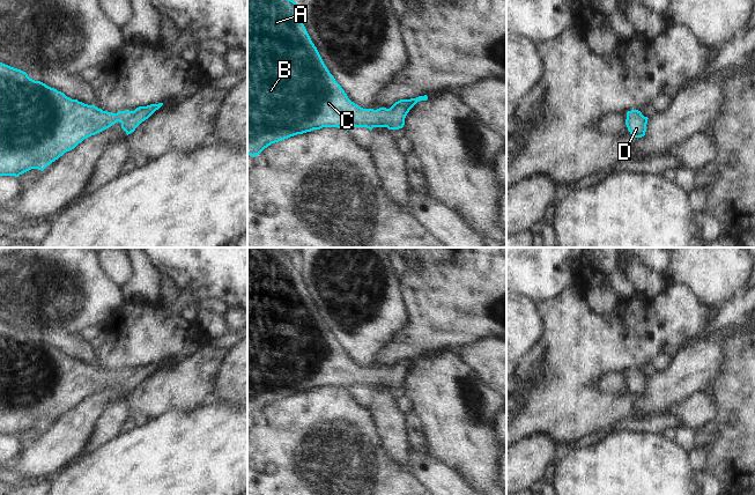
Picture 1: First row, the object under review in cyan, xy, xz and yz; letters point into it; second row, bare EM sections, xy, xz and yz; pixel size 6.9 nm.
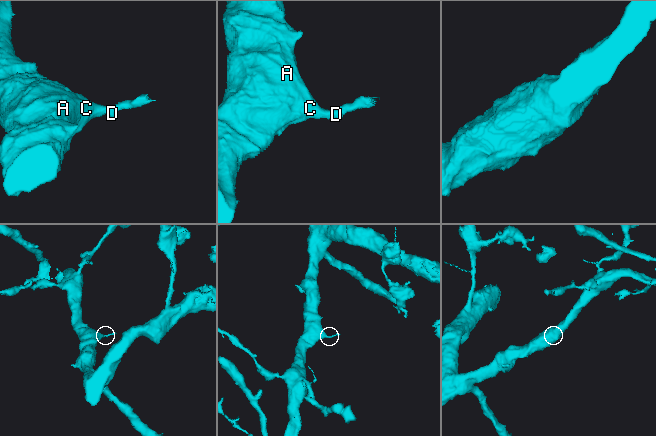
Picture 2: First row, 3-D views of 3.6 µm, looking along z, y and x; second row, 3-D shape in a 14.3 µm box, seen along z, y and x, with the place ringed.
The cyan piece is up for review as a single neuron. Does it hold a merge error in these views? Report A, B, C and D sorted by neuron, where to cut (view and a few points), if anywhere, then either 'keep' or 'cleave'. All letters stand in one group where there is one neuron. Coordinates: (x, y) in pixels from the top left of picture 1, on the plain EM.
A B C D; no cut; keep

